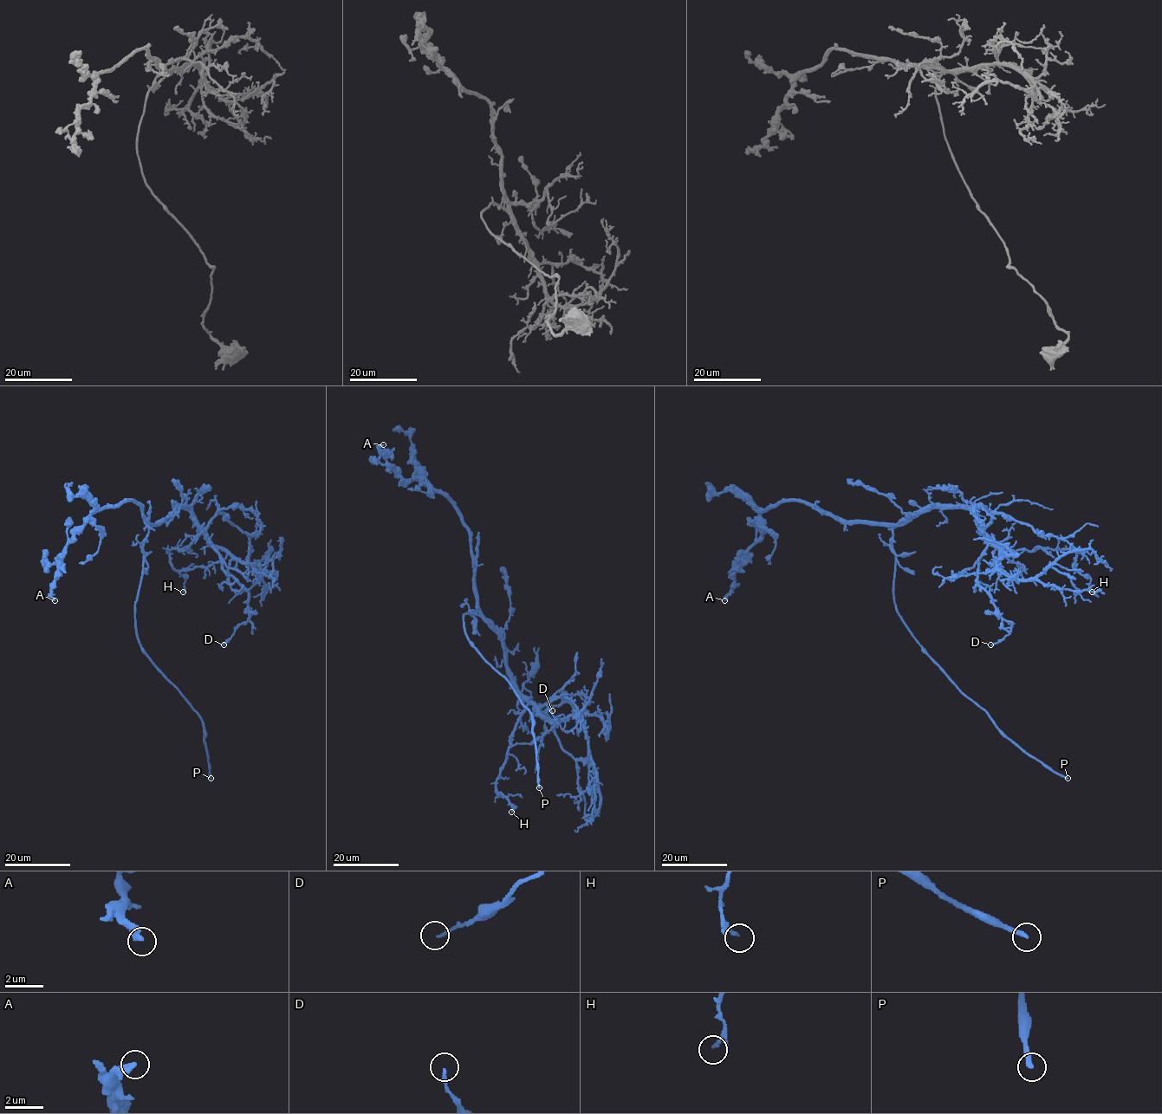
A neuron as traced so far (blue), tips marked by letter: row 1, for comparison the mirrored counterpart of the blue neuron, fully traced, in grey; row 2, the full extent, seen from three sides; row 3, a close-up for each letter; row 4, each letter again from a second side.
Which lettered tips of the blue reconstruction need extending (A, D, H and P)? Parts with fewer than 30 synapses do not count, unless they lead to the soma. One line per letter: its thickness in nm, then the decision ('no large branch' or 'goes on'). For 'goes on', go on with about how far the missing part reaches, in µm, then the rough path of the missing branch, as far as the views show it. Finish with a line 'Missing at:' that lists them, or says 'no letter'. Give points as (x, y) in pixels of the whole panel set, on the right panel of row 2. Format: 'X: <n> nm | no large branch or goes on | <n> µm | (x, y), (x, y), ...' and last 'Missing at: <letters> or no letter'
A: 380 nm | no large branch
D: 150 nm | no large branch
H: 180 nm | no large branch
P: 240 nm | goes on | 40 µm | (1067, 778), (1084, 787), (1094, 799), (1094, 806), (1108, 814), (1108, 830), (1112, 838), (1109, 841)
Missing at: P

